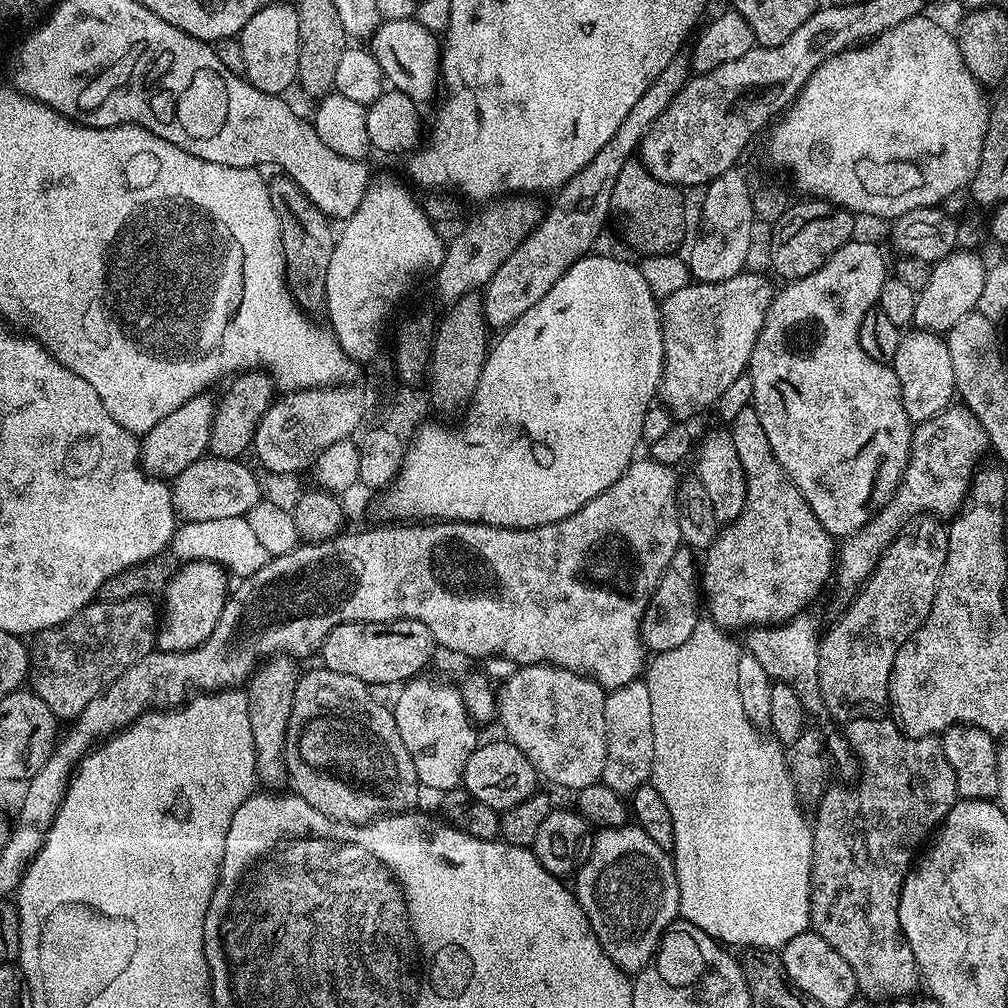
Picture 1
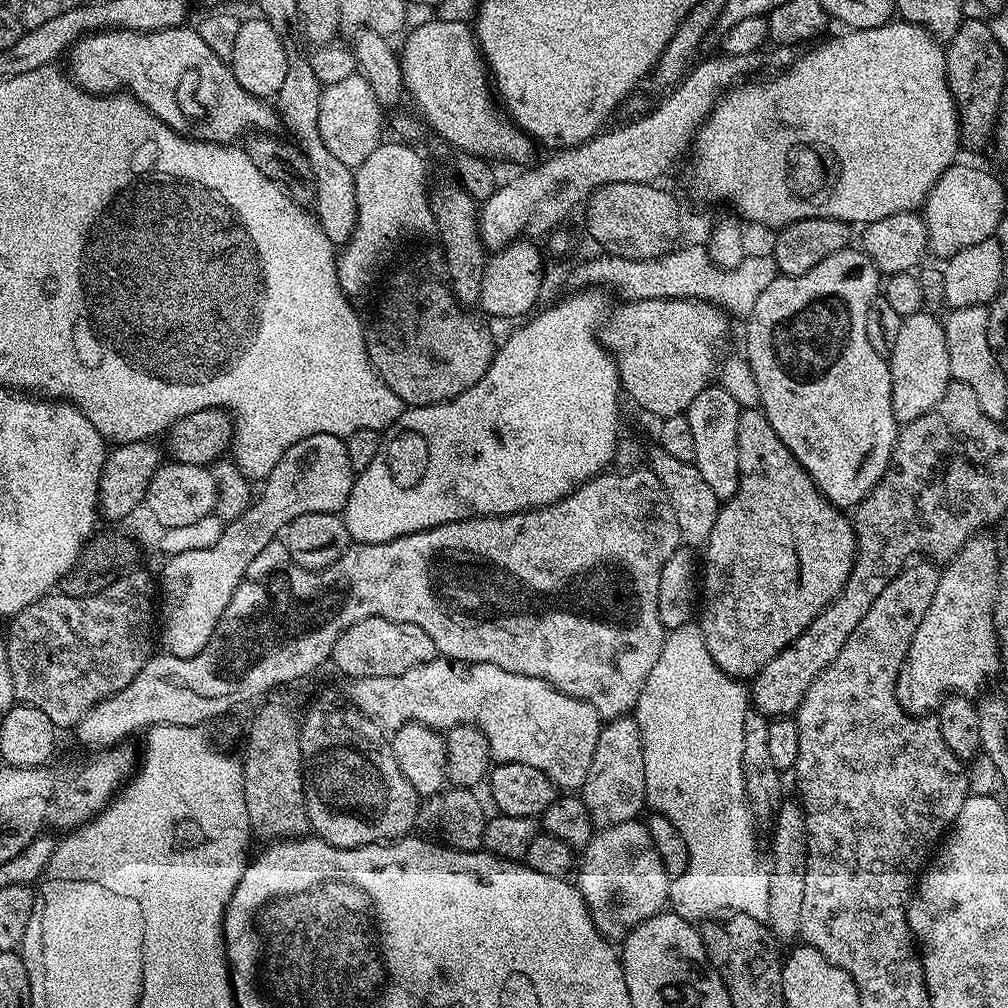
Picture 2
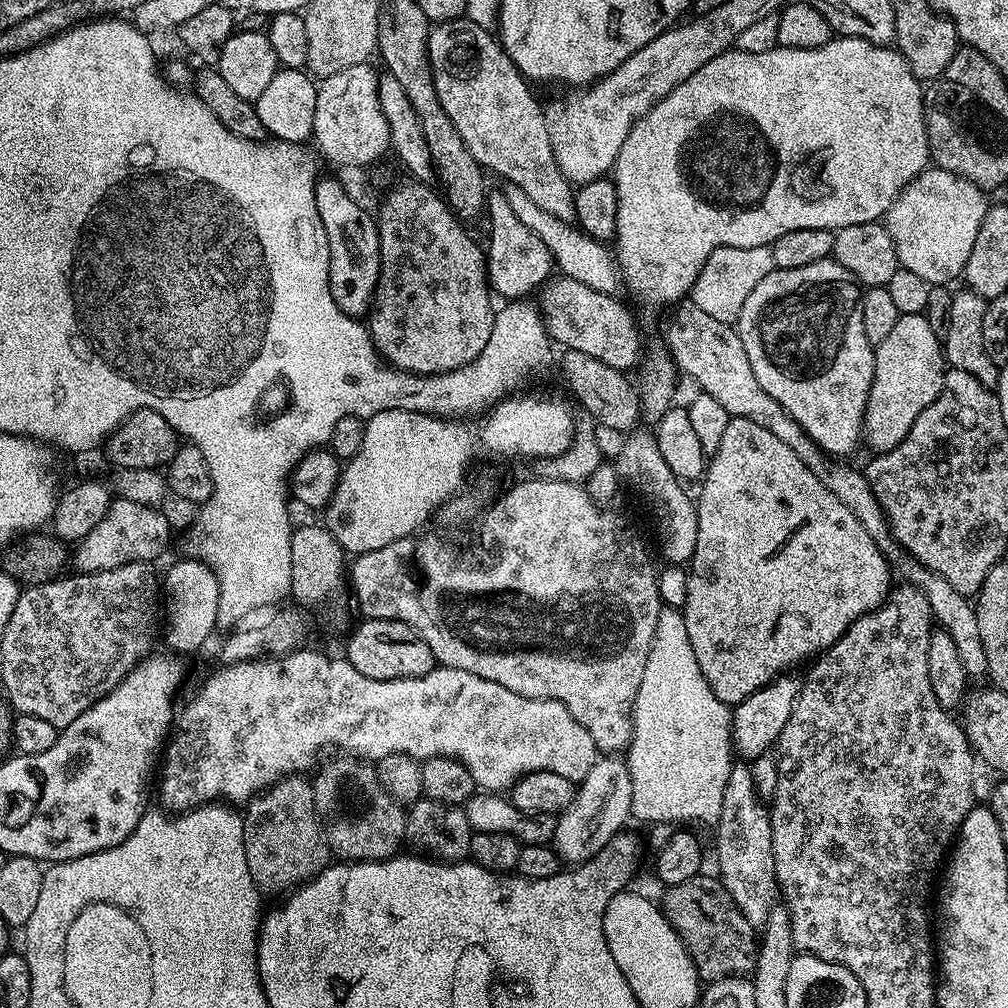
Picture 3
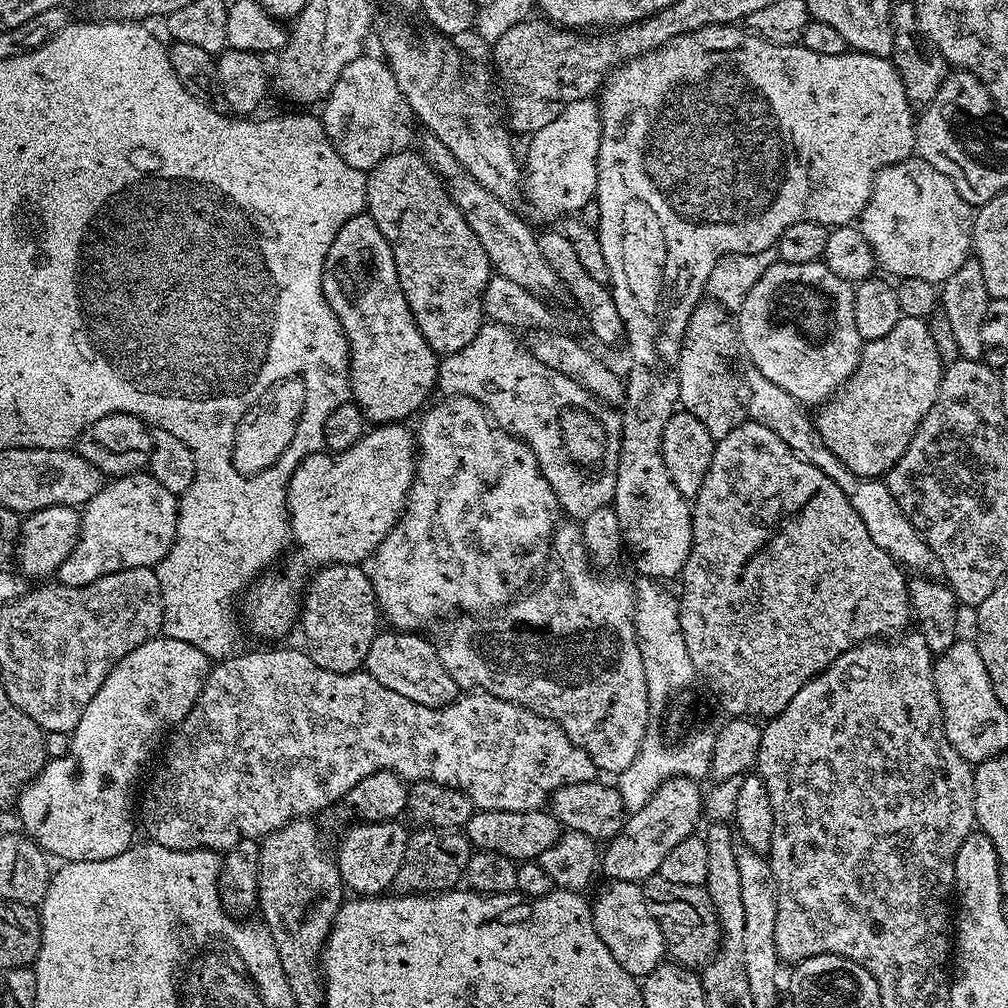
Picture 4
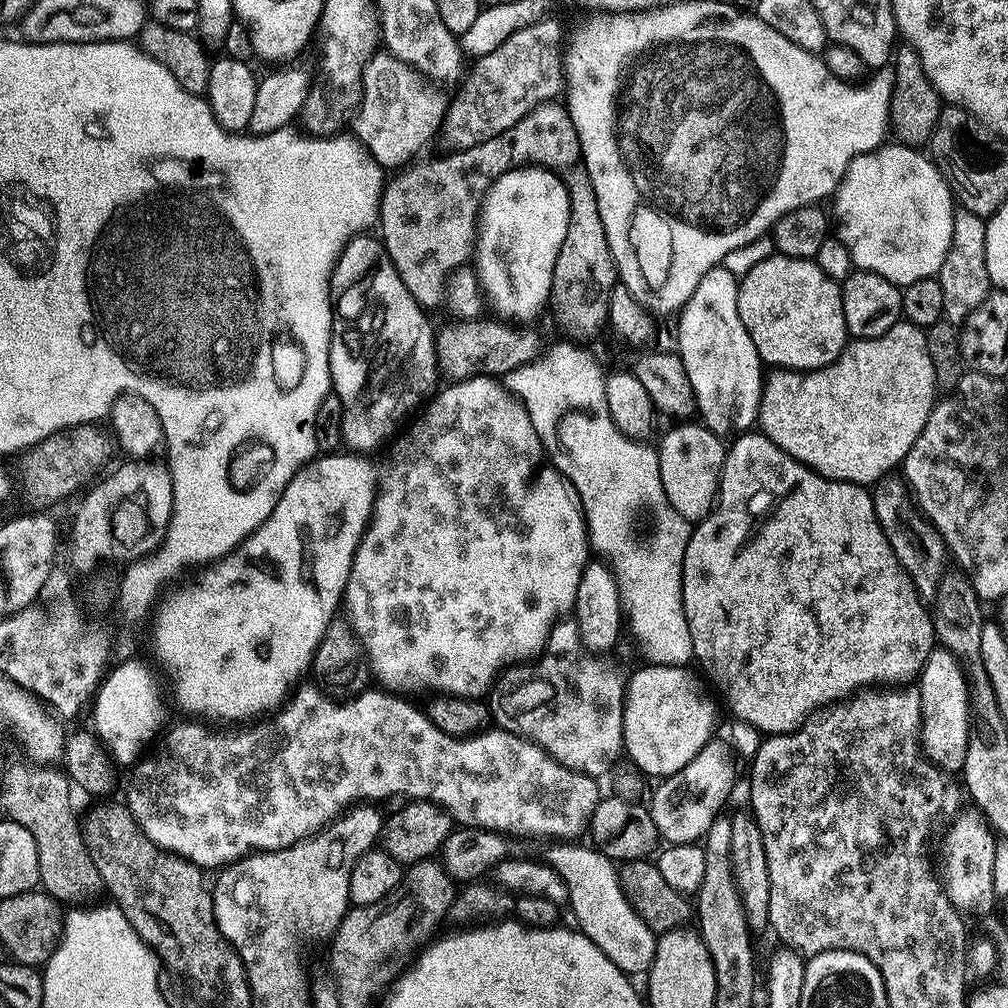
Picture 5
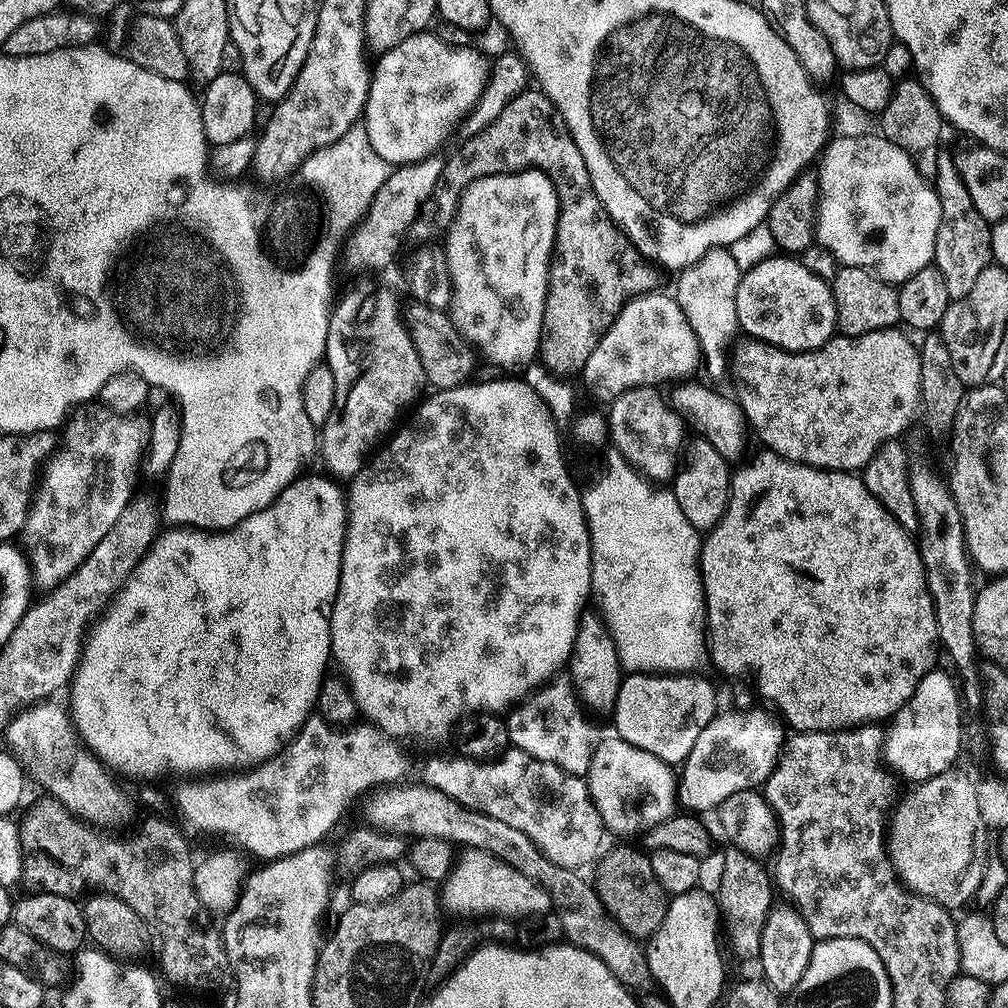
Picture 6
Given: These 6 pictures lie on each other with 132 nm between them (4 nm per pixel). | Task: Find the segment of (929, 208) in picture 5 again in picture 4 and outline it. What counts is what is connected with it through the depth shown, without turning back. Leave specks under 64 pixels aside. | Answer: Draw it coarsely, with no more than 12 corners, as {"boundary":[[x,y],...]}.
{"boundary":[[930,162],[874,178],[858,227],[892,278],[970,259],[973,205]]}

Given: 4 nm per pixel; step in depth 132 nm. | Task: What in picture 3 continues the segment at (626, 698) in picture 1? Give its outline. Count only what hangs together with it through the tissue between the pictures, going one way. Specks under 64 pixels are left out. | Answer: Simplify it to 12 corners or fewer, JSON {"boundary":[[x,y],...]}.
{"boundary":[[597,759],[550,841],[565,865],[584,864],[625,831],[630,770]]}

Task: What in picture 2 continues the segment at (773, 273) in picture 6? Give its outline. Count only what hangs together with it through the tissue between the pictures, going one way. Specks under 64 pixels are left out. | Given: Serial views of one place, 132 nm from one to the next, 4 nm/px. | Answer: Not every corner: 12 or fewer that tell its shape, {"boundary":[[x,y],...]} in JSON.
{"boundary":[[859,247],[746,317],[774,434],[855,509],[898,425]]}

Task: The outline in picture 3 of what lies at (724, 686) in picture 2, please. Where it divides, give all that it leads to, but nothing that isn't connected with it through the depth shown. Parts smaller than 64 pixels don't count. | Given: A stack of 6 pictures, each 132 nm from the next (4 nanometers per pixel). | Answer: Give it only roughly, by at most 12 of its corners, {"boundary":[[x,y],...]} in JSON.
{"boundary":[[658,614],[626,749],[633,817],[715,826],[732,708]]}

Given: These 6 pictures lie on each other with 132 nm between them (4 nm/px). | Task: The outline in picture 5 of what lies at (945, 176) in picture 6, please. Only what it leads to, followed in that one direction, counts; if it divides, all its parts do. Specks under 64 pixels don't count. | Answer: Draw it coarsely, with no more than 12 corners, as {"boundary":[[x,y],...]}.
{"boundary":[[956,212],[938,279],[957,326],[988,297],[985,217]]}

